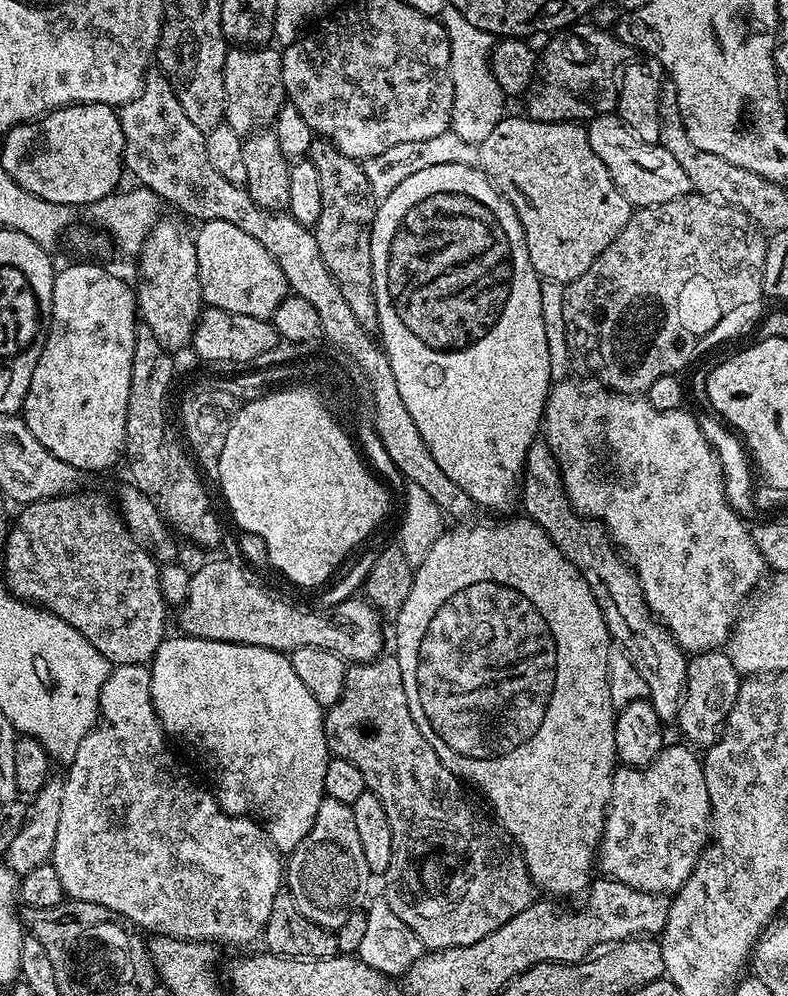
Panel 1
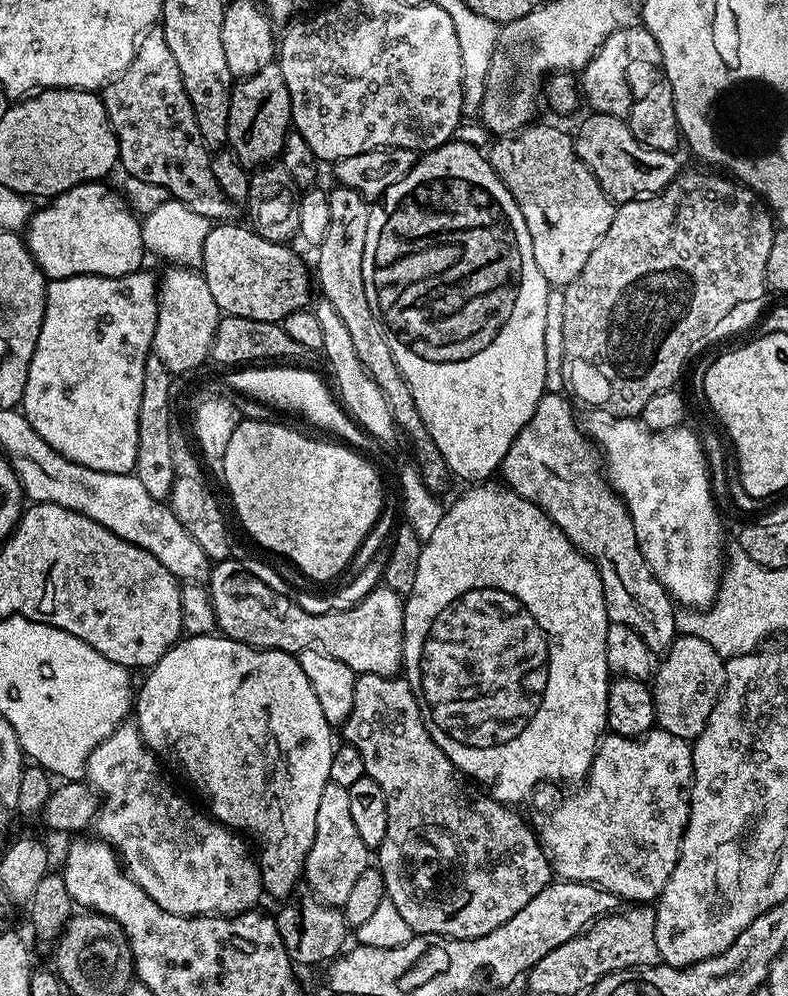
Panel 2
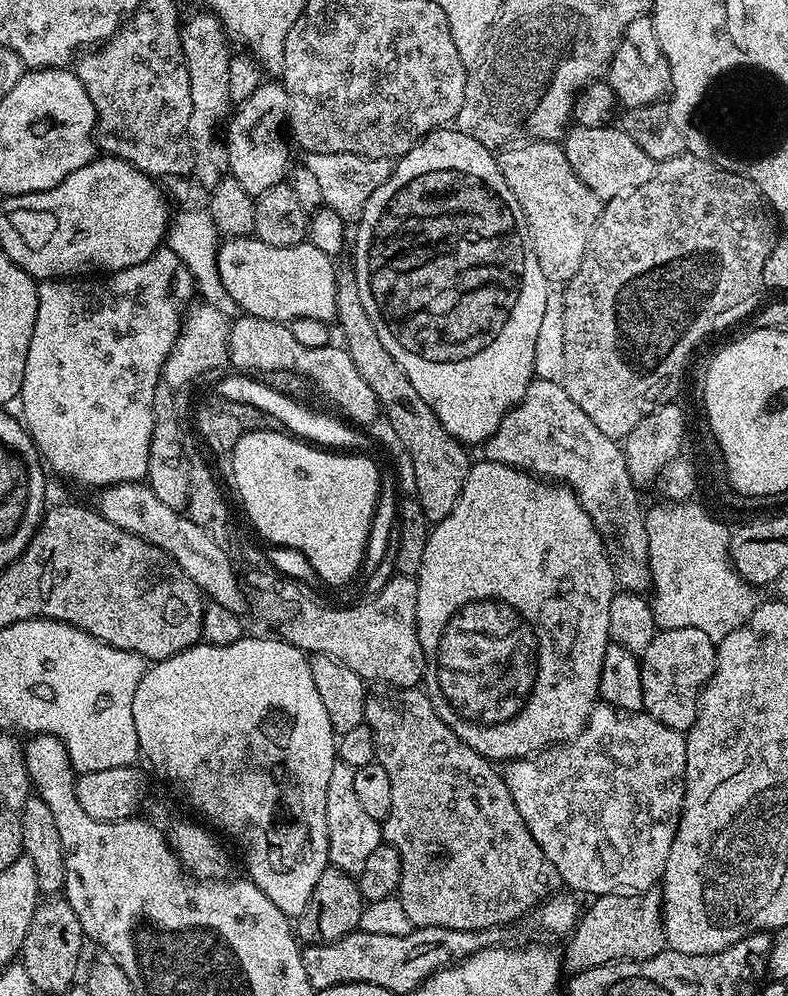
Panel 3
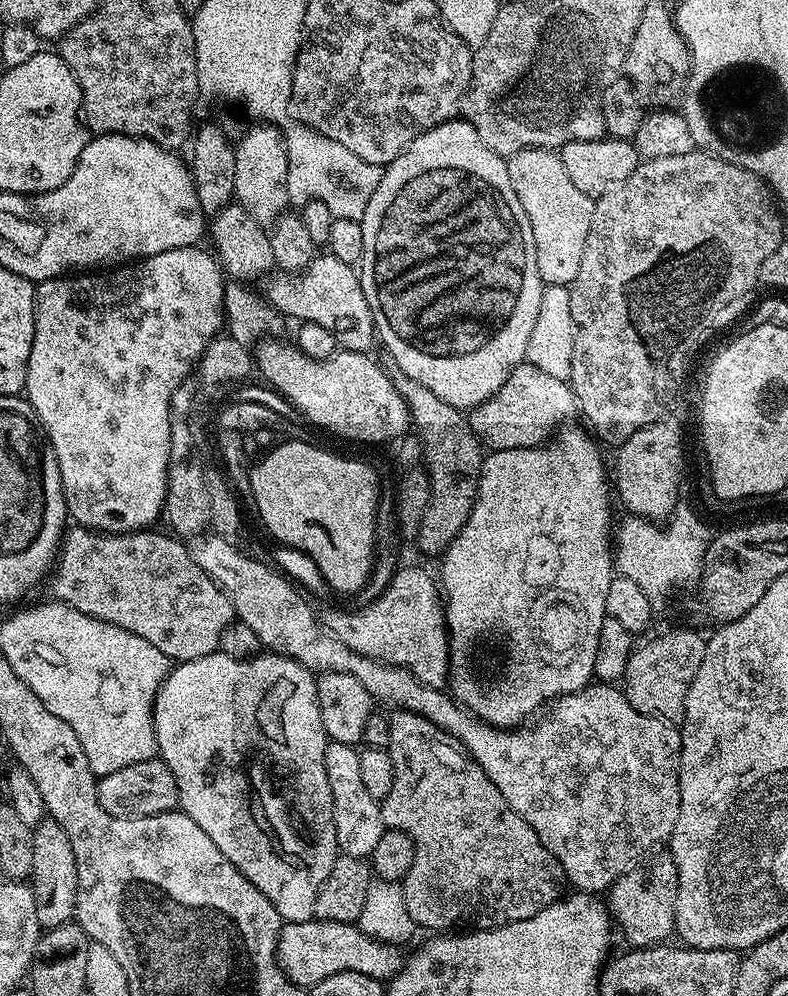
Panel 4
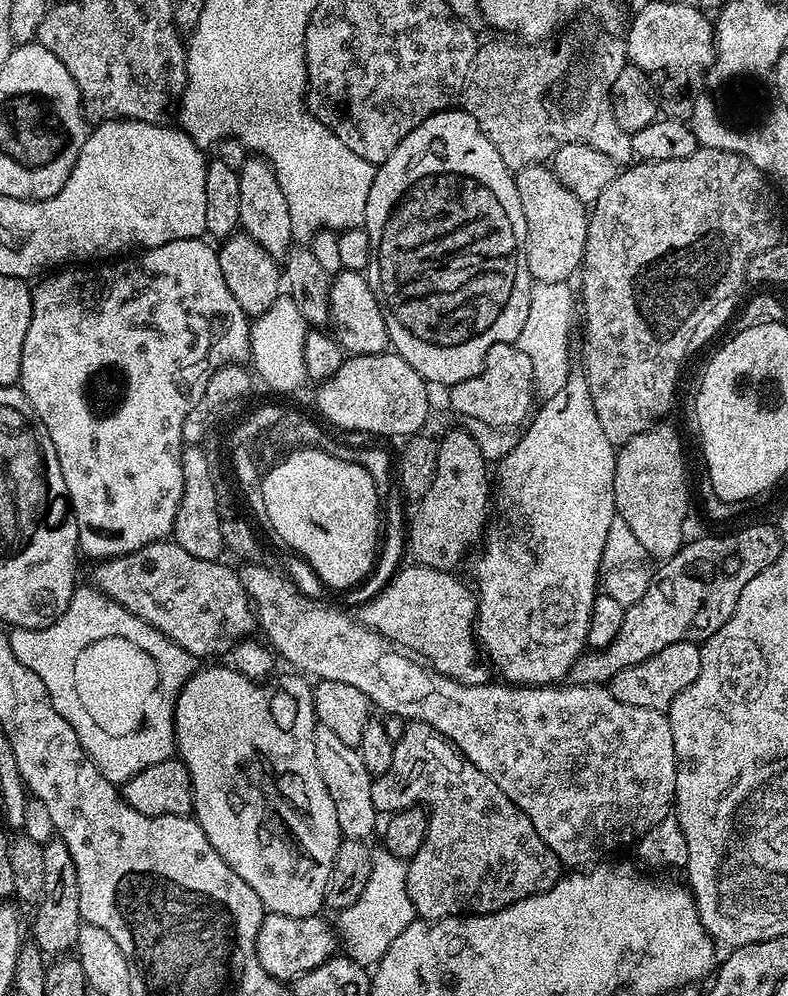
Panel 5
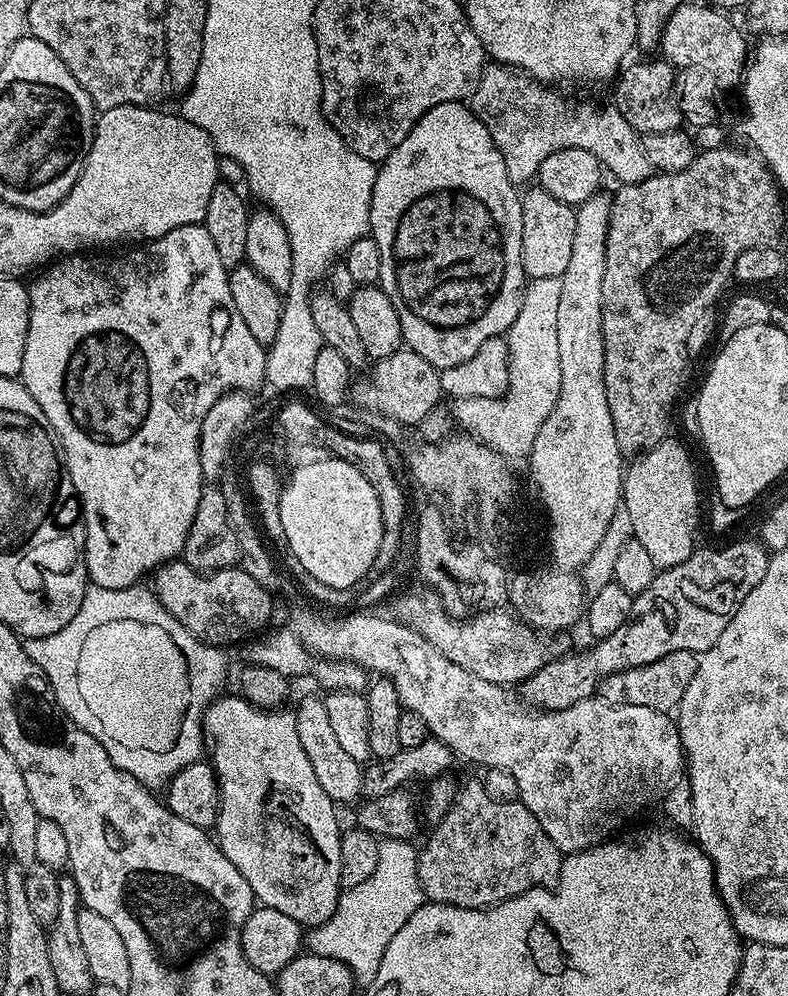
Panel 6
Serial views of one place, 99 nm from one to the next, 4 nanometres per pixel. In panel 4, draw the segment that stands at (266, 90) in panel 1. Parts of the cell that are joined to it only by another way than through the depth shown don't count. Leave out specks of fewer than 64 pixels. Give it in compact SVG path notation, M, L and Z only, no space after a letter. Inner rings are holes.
M253 123L253 128L239 141L235 141L234 197L258 223L271 226L286 212L288 199L288 159L281 129L274 124Z

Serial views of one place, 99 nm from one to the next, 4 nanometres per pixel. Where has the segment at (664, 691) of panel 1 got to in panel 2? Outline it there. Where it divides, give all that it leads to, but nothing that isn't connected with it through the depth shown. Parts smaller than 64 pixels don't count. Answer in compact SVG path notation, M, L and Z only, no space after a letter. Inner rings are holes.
M546 394L538 402L538 410L534 410L534 418L530 418L530 422L526 422L526 426L522 426L522 430L518 434L518 438L514 438L514 442L510 446L510 450L506 450L506 458L502 458L500 463L499 475L502 477L503 483L511 488L513 492L518 493L522 498L526 498L530 502L534 502L538 507L547 514L556 525L570 538L570 542L576 545L584 555L589 556L596 564L596 569L600 572L602 578L602 586L604 587L604 601L608 607L608 618L613 624L625 624L634 629L641 638L646 642L646 646L653 654L663 654L667 652L668 647L672 645L678 633L676 630L676 614L677 605L674 603L668 592L657 582L654 574L650 570L650 566L646 562L646 558L642 554L642 550L638 546L638 538L634 534L634 522L630 518L628 508L623 500L612 491L611 484L608 483L603 471L602 460L598 455L597 449L594 447L593 441L586 435L583 427L578 423L578 416L572 413L570 405L564 401L565 397L560 394Z

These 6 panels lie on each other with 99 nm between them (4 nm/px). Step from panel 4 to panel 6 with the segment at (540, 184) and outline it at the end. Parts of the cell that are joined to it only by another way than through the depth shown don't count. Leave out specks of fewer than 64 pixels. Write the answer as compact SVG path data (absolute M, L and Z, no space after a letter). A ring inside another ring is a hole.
M539 186L532 187L522 196L522 266L529 281L554 278L564 273L574 251L576 225L576 208L573 205L558 202L554 194L546 194Z

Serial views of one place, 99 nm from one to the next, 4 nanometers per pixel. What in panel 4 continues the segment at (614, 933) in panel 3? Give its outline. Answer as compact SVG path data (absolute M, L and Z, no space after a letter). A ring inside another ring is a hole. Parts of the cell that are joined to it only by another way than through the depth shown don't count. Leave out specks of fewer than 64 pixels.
M671 855L655 856L643 866L637 866L617 878L606 893L606 907L611 919L615 927L616 924L620 927L625 942L633 949L663 945L667 941L664 939L673 935L676 926L678 870Z

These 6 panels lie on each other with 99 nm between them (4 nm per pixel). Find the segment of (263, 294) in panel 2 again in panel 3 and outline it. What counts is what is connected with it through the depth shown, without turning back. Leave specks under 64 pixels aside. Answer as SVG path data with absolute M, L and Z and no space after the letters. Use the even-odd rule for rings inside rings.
M233 236L216 249L218 278L241 313L291 322L298 318L337 319L336 277L333 257L322 254L318 246L307 242L292 246L268 246L251 236Z

